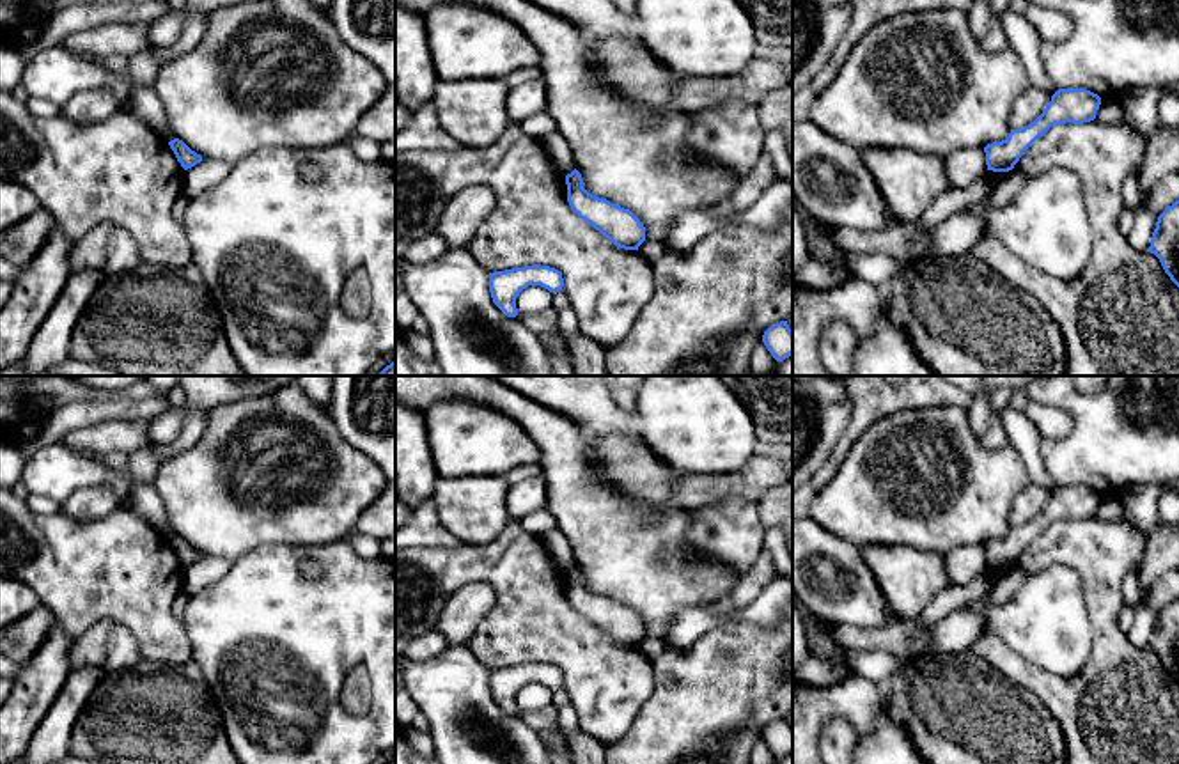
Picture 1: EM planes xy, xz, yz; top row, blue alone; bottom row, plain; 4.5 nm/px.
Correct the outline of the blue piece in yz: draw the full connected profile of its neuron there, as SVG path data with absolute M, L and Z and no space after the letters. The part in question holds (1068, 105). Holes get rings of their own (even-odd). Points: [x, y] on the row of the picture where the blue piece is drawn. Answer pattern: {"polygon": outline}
{"polygon": "M1058 89L1044 112L1023 129L1011 129L1002 142L984 147L988 170L1009 172L1025 151L1055 124L1083 124L1096 119L1101 97L1087 89Z"}

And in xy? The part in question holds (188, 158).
{"polygon": "M174 138L168 142L170 149L174 151L177 161L184 170L195 167L202 161L202 156L191 151L183 140Z"}

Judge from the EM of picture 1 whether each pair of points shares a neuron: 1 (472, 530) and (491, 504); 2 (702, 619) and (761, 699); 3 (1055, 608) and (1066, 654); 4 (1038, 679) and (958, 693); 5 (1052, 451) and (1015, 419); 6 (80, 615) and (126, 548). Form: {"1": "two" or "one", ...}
{"1": "one", "2": "two", "3": "one", "4": "two", "5": "two", "6": "one"}

